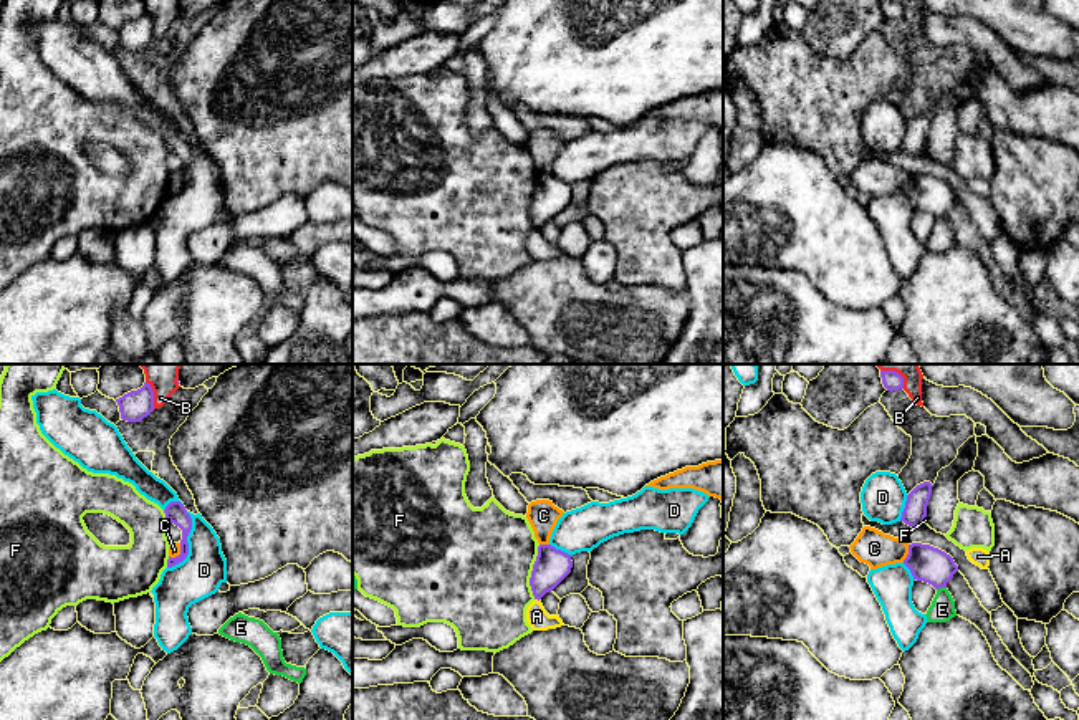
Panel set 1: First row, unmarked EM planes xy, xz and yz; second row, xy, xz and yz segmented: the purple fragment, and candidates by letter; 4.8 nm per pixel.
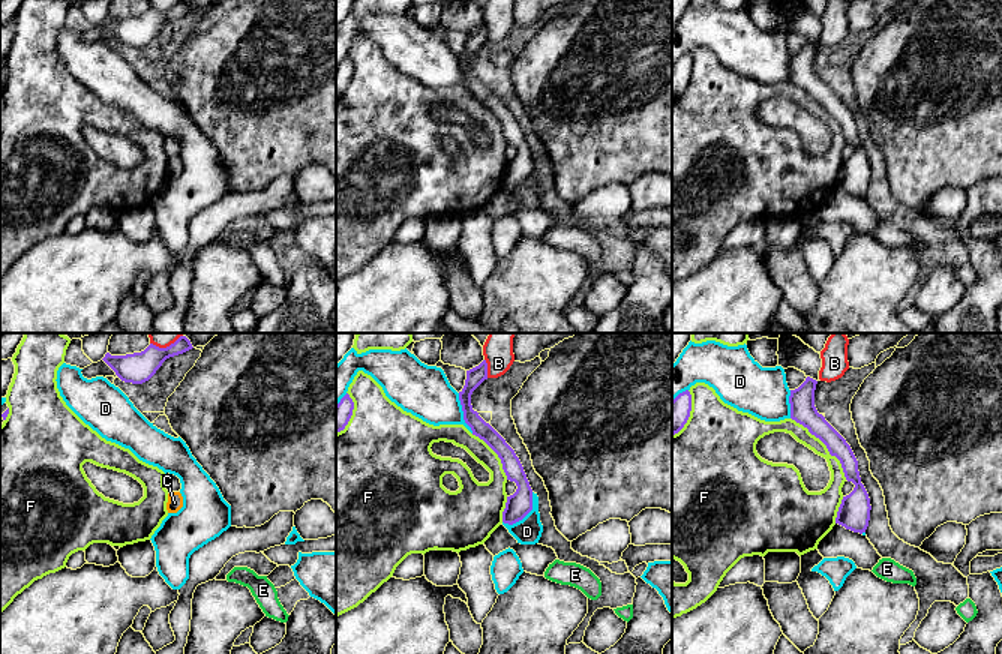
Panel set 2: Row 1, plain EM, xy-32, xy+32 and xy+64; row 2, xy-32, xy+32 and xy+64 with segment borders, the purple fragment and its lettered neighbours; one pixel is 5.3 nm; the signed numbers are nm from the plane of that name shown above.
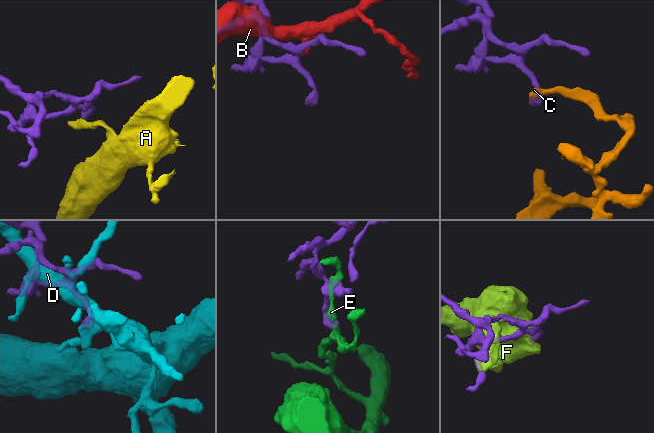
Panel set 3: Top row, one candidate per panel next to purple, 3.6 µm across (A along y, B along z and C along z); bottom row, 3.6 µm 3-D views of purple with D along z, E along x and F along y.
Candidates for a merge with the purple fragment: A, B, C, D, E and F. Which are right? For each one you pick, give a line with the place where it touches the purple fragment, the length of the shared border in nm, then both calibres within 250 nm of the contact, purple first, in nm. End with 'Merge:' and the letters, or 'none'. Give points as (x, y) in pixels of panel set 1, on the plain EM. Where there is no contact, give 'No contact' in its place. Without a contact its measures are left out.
Merge: none

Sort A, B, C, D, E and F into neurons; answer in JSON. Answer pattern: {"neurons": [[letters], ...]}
{"neurons": [["A"], ["B"], ["C"], ["D"], ["E"], ["F"]]}

